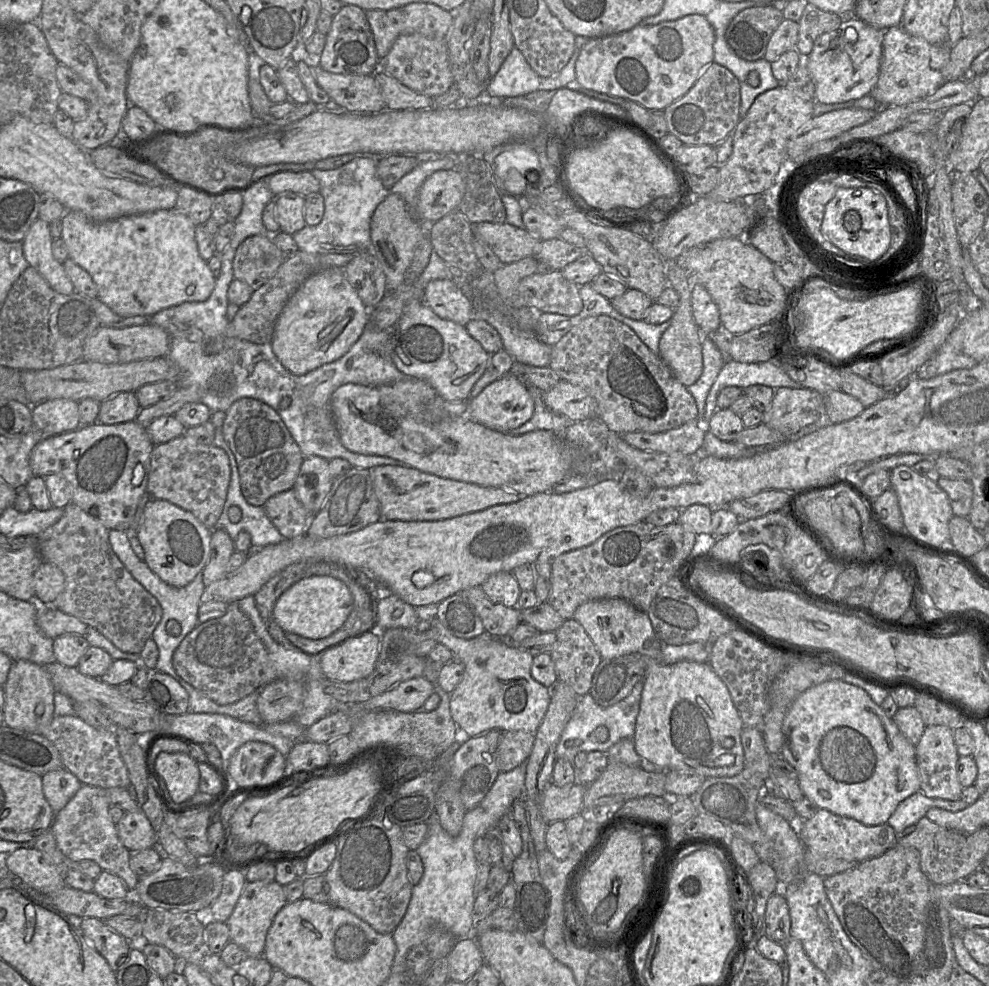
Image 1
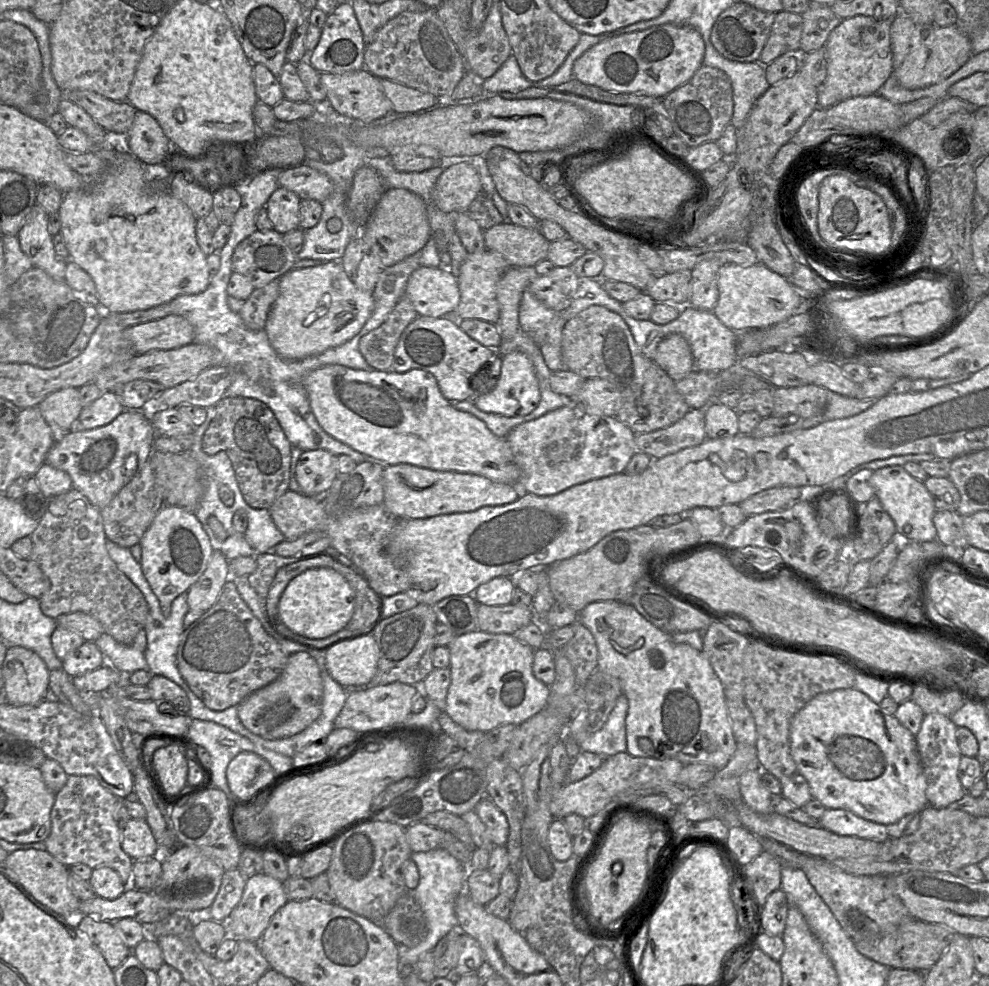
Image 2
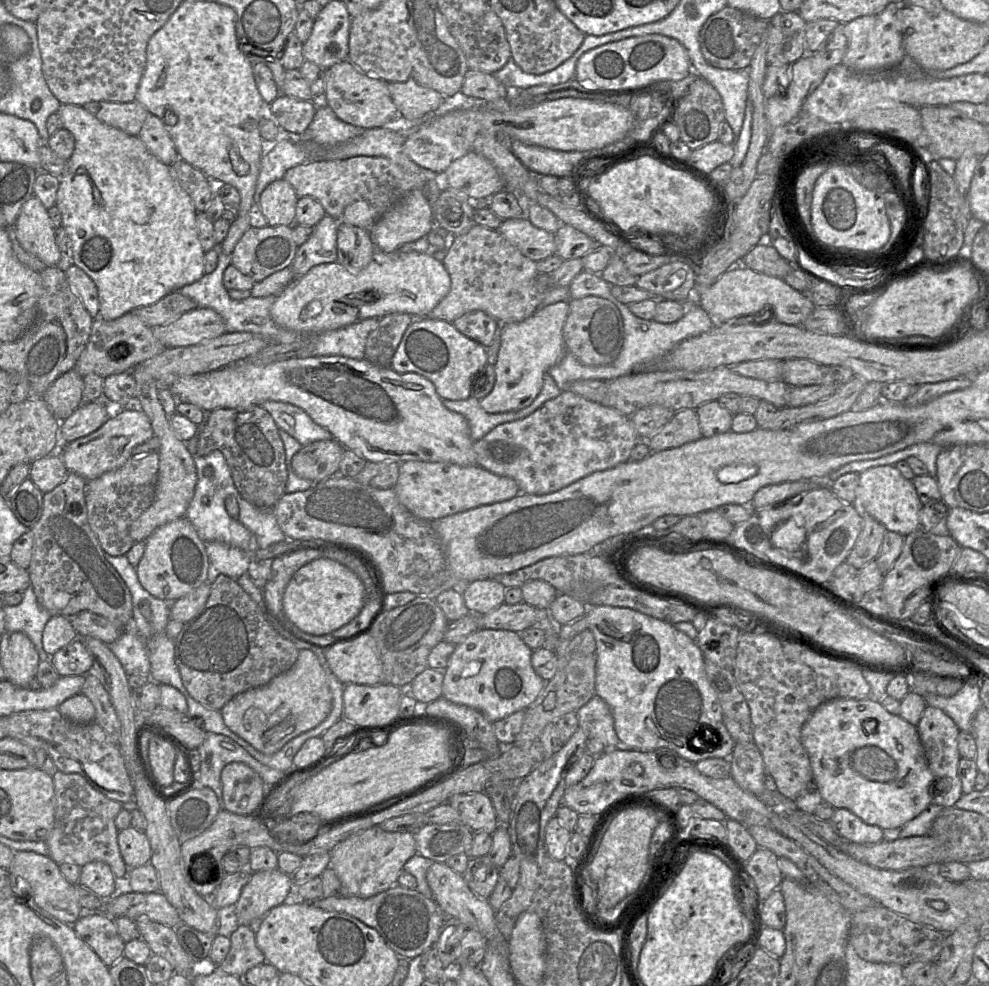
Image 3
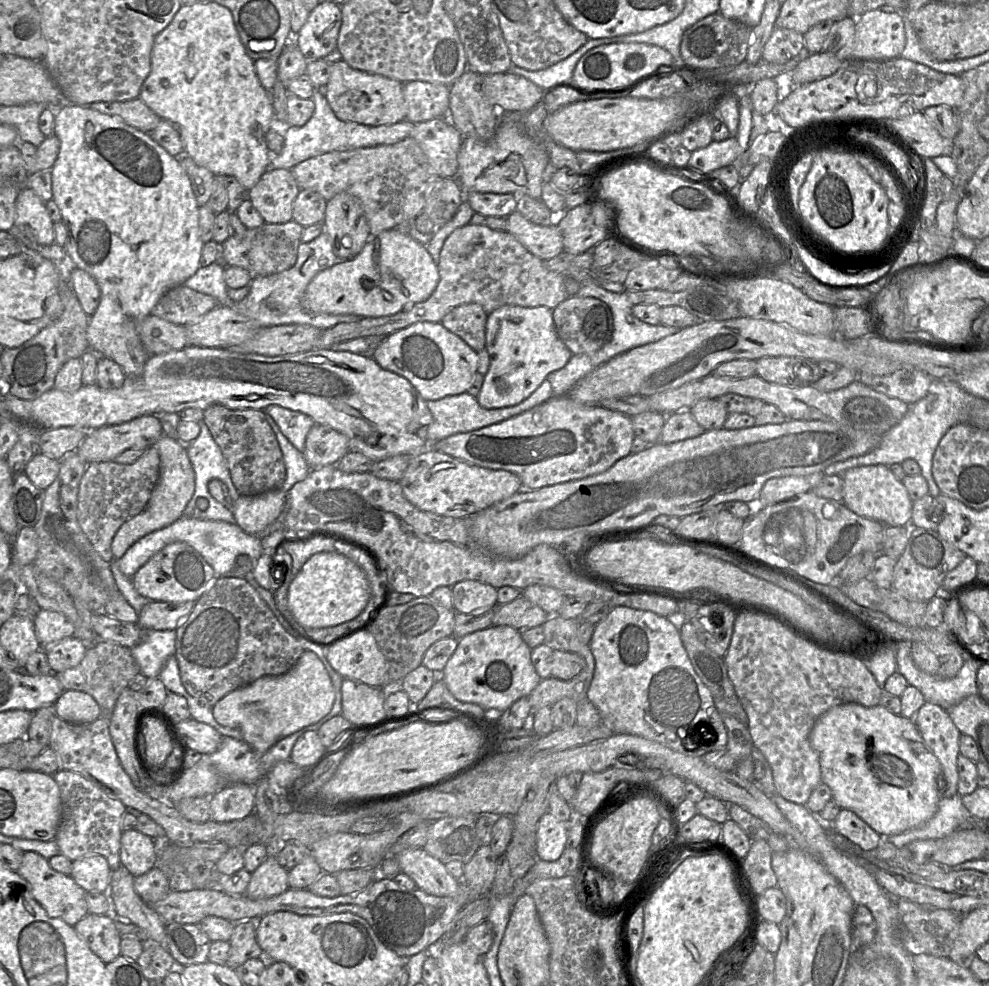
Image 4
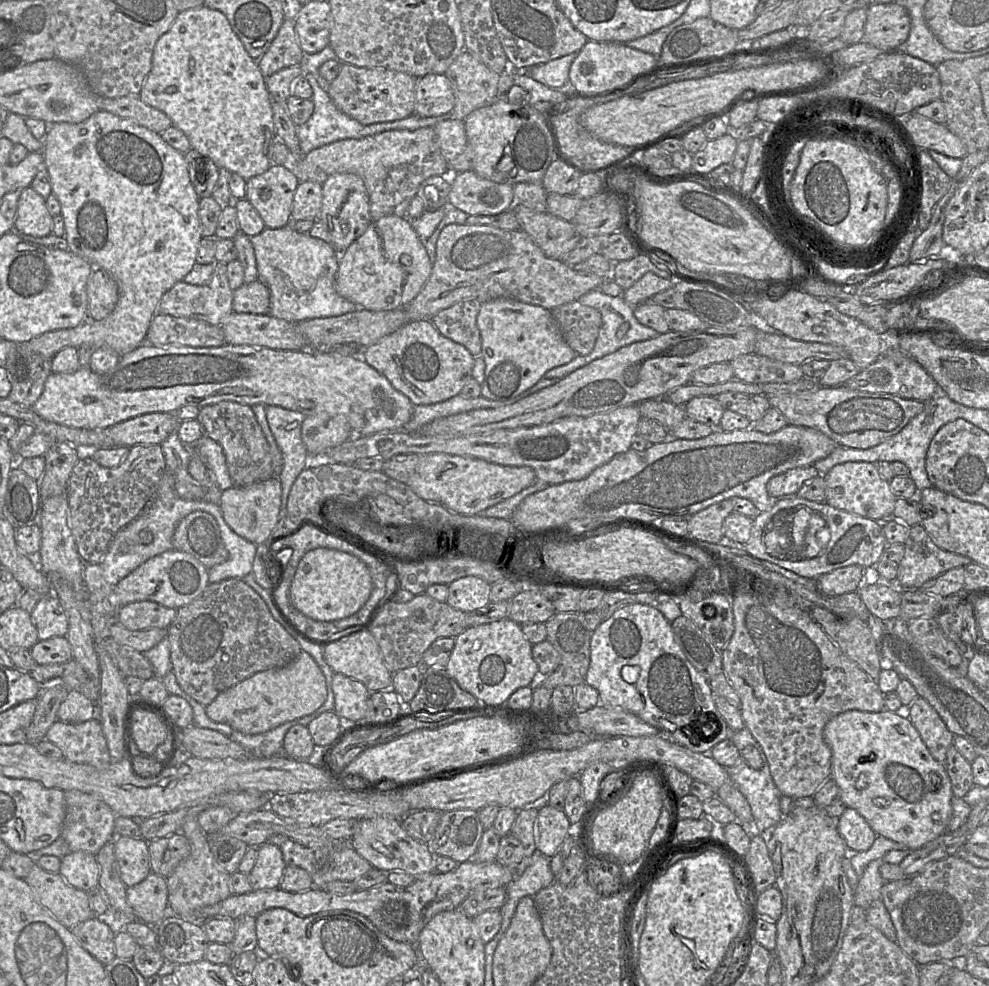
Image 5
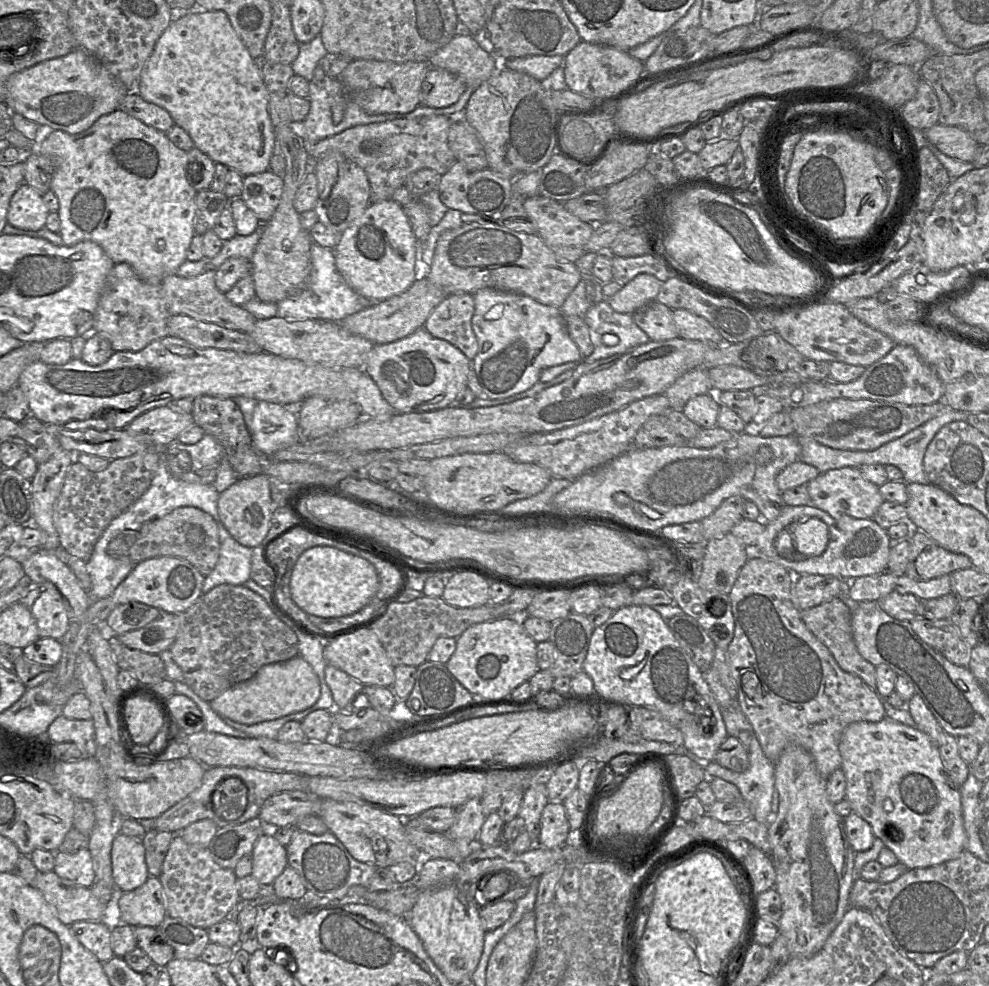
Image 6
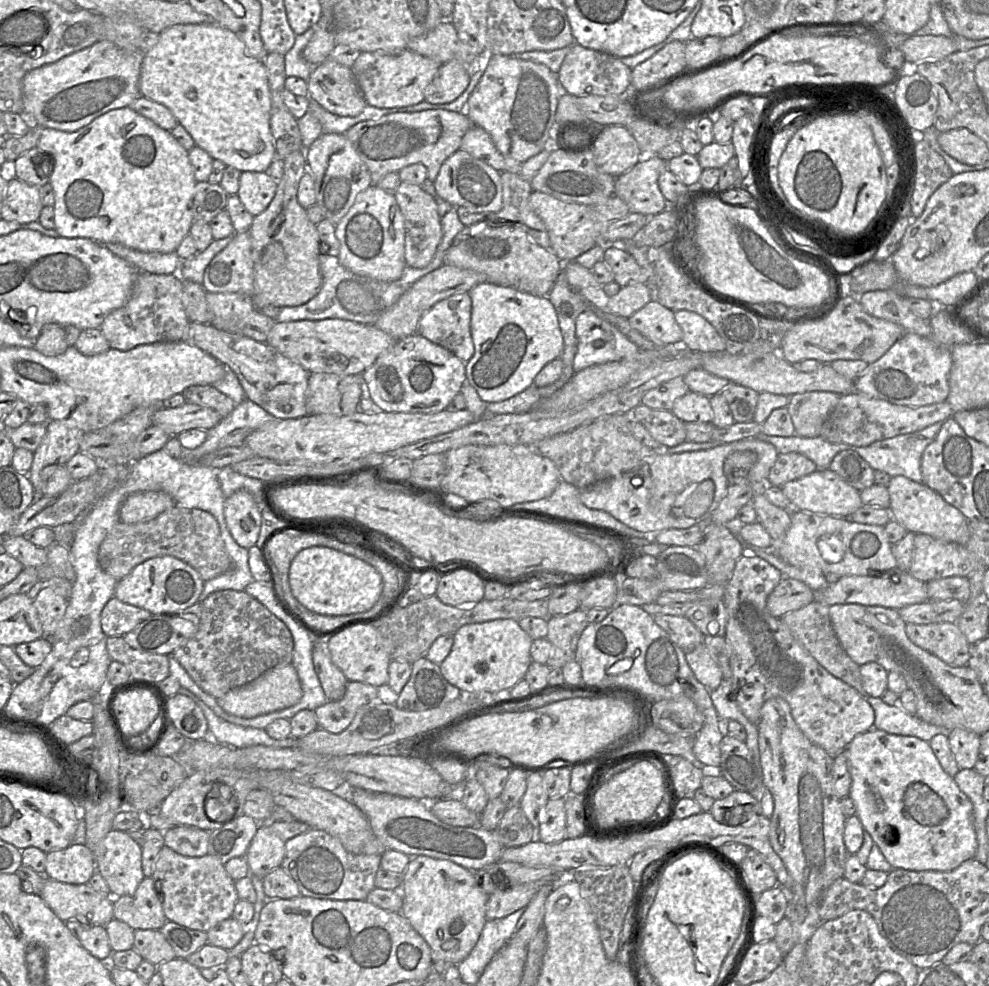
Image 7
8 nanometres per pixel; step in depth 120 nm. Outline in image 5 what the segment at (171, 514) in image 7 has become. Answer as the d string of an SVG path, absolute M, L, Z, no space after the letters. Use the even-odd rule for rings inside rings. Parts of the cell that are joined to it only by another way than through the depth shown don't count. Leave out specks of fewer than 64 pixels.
M193 511L183 517L176 525L172 545L195 557L207 569L228 560L218 524L207 512Z

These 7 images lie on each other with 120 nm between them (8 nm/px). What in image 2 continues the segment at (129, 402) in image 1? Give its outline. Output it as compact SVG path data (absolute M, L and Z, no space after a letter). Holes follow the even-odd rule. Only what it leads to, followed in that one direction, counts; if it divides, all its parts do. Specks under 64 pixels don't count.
M104 392L91 405L82 409L72 431L92 430L108 425L125 410L116 392Z

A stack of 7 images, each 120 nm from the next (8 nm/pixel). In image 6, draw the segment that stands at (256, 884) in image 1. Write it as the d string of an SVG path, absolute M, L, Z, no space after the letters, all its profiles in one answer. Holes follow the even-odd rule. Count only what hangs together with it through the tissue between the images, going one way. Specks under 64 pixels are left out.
M267 830L259 836L251 854L251 876L263 888L271 888L275 879L288 866L286 846L276 840L271 830Z

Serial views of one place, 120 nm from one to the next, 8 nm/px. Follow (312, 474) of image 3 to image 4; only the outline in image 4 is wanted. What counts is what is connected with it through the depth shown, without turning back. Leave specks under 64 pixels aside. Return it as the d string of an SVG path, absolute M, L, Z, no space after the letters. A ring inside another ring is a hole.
M315 424L306 437L303 454L310 469L317 469L337 466L348 451L346 435L329 426Z

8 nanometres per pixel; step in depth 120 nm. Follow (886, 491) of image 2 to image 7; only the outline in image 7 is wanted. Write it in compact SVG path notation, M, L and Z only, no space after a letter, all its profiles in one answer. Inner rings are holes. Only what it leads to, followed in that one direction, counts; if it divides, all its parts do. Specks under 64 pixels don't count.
M817 469L809 475L785 483L781 486L781 489L795 510L805 510L816 514L827 514L849 519L849 516L862 506L860 491L829 469Z

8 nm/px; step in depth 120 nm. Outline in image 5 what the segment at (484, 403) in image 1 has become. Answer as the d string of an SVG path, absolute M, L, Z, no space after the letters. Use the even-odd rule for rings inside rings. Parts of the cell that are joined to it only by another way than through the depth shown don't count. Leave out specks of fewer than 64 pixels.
M497 298L483 302L477 316L485 376L481 395L507 400L534 386L552 368L569 363L577 355L564 341L552 311L514 299Z

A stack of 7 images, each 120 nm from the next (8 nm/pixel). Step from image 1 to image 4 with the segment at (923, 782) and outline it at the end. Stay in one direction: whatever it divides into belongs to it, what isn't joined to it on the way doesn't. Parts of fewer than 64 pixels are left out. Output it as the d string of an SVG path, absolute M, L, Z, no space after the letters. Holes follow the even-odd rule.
M927 702L916 713L914 723L942 767L946 790L941 793L941 796L953 797L958 794L957 758L960 754L960 731L947 710Z

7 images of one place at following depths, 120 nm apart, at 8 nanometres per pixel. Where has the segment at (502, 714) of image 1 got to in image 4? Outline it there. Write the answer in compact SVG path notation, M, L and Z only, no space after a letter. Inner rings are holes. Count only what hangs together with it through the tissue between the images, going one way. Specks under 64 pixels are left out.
M491 625L459 638L456 650L438 678L443 679L459 701L503 712L521 697L529 696L542 680L531 662L531 651L520 630Z

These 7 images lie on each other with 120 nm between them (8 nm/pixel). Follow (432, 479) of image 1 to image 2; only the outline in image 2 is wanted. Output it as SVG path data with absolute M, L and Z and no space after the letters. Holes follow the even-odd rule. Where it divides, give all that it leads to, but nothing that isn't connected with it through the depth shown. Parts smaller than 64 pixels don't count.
M401 463L385 466L383 471L383 506L397 518L429 518L442 514L471 512L483 506L509 504L520 498L518 485L492 481L486 477L451 471L436 471L411 464Z

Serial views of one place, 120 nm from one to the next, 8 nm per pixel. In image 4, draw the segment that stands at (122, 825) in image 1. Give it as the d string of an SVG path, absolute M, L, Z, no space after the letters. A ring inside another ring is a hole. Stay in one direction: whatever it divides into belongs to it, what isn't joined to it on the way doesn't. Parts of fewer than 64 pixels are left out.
M136 829L122 832L120 862L134 877L157 867L157 842Z

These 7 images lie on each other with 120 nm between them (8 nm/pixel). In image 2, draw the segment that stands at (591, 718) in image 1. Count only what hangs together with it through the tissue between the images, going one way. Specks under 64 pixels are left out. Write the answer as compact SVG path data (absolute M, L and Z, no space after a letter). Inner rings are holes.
M621 695L609 714L603 727L594 732L587 731L588 711L585 707L578 709L566 726L569 733L579 744L581 751L590 751L602 757L609 757L619 752L626 752L626 716L628 699Z

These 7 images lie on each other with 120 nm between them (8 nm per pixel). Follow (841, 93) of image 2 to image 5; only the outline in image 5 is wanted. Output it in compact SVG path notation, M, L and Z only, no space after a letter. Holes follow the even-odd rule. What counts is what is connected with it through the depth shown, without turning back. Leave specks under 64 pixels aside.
M871 4L867 8L867 20L862 42L866 42L883 52L902 49L909 37L911 19L903 6L891 4Z

